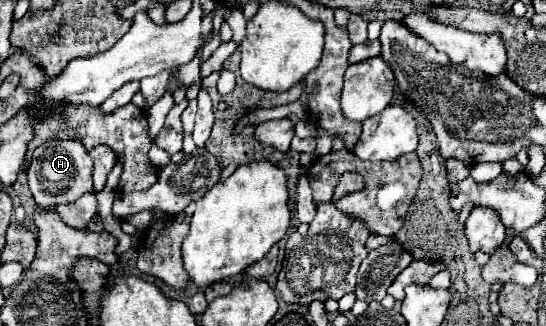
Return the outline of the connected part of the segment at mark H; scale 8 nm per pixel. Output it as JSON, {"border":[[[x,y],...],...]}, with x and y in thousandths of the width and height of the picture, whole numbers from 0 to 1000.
{"border":[[[93,429],[60,460],[60,491],[49,515],[49,558],[71,632],[108,632],[137,620],[148,595],[170,589],[167,479],[145,429]]]}

